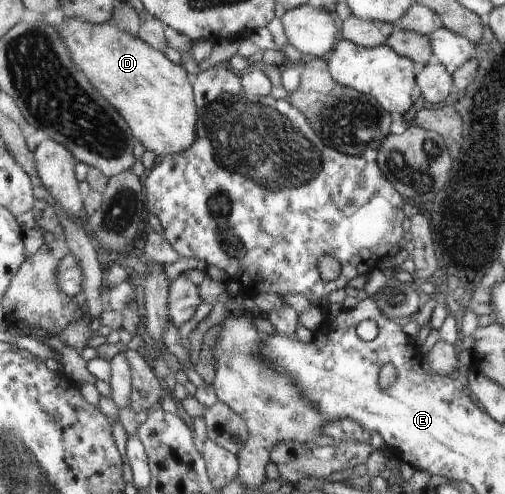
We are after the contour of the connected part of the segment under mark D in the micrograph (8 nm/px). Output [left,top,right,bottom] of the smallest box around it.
[59,17,199,157]

